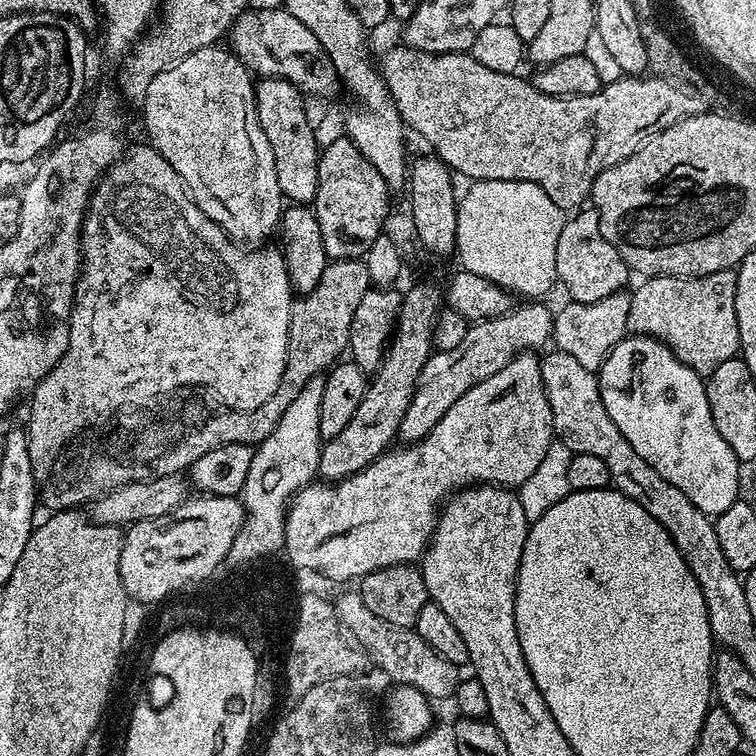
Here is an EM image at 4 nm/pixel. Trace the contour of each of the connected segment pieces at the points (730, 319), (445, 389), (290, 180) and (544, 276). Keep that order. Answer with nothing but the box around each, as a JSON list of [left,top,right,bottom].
[[629,269,740,378],[399,302,553,442],[255,76,321,206],[455,180,565,298]]

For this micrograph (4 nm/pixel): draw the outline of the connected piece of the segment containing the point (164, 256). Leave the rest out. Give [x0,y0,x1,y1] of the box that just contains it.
[28,143,294,481]

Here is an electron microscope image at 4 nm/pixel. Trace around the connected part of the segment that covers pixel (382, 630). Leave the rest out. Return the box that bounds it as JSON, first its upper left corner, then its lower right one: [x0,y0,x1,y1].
[334,590,462,702]

